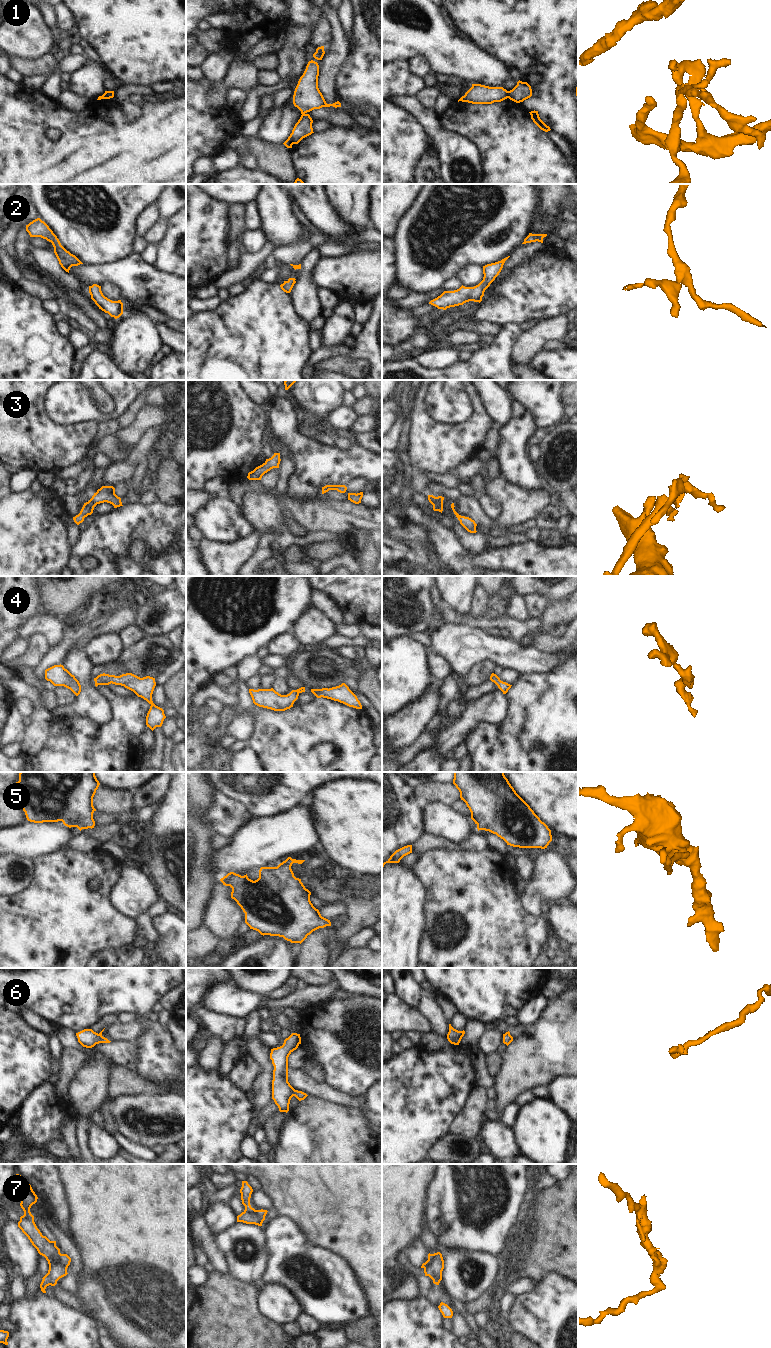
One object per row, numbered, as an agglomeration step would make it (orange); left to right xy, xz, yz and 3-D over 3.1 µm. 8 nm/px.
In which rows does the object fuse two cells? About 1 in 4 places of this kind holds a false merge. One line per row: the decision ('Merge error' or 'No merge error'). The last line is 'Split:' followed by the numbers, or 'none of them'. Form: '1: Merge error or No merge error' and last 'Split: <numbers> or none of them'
1: Merge error
2: No merge error
3: No merge error
4: No merge error
5: No merge error
6: No merge error
7: Merge error
Split: 1, 7

